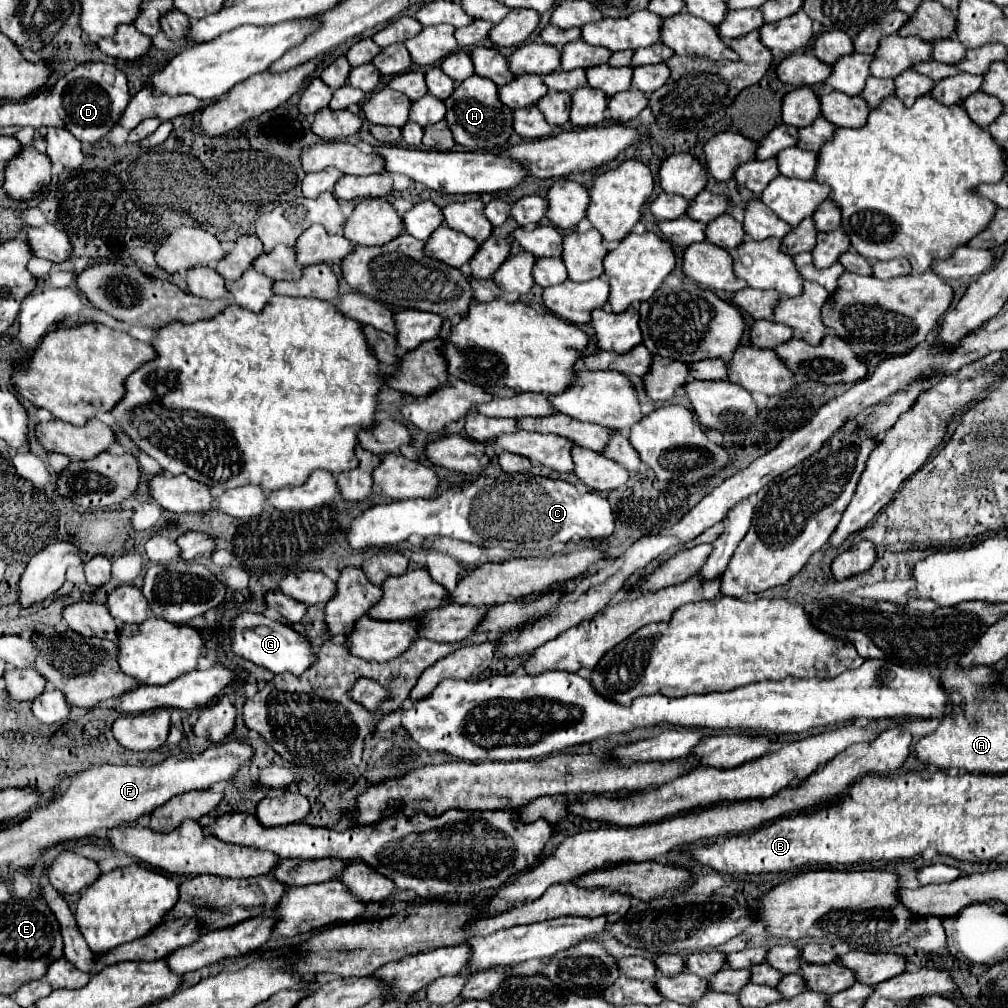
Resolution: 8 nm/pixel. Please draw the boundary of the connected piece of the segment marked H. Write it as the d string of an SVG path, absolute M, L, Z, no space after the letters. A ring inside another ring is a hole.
M472 75L462 81L452 95L444 101L446 105L446 123L452 131L452 137L458 145L466 149L494 149L502 147L512 133L512 109L502 105L498 99L498 87L486 79Z

